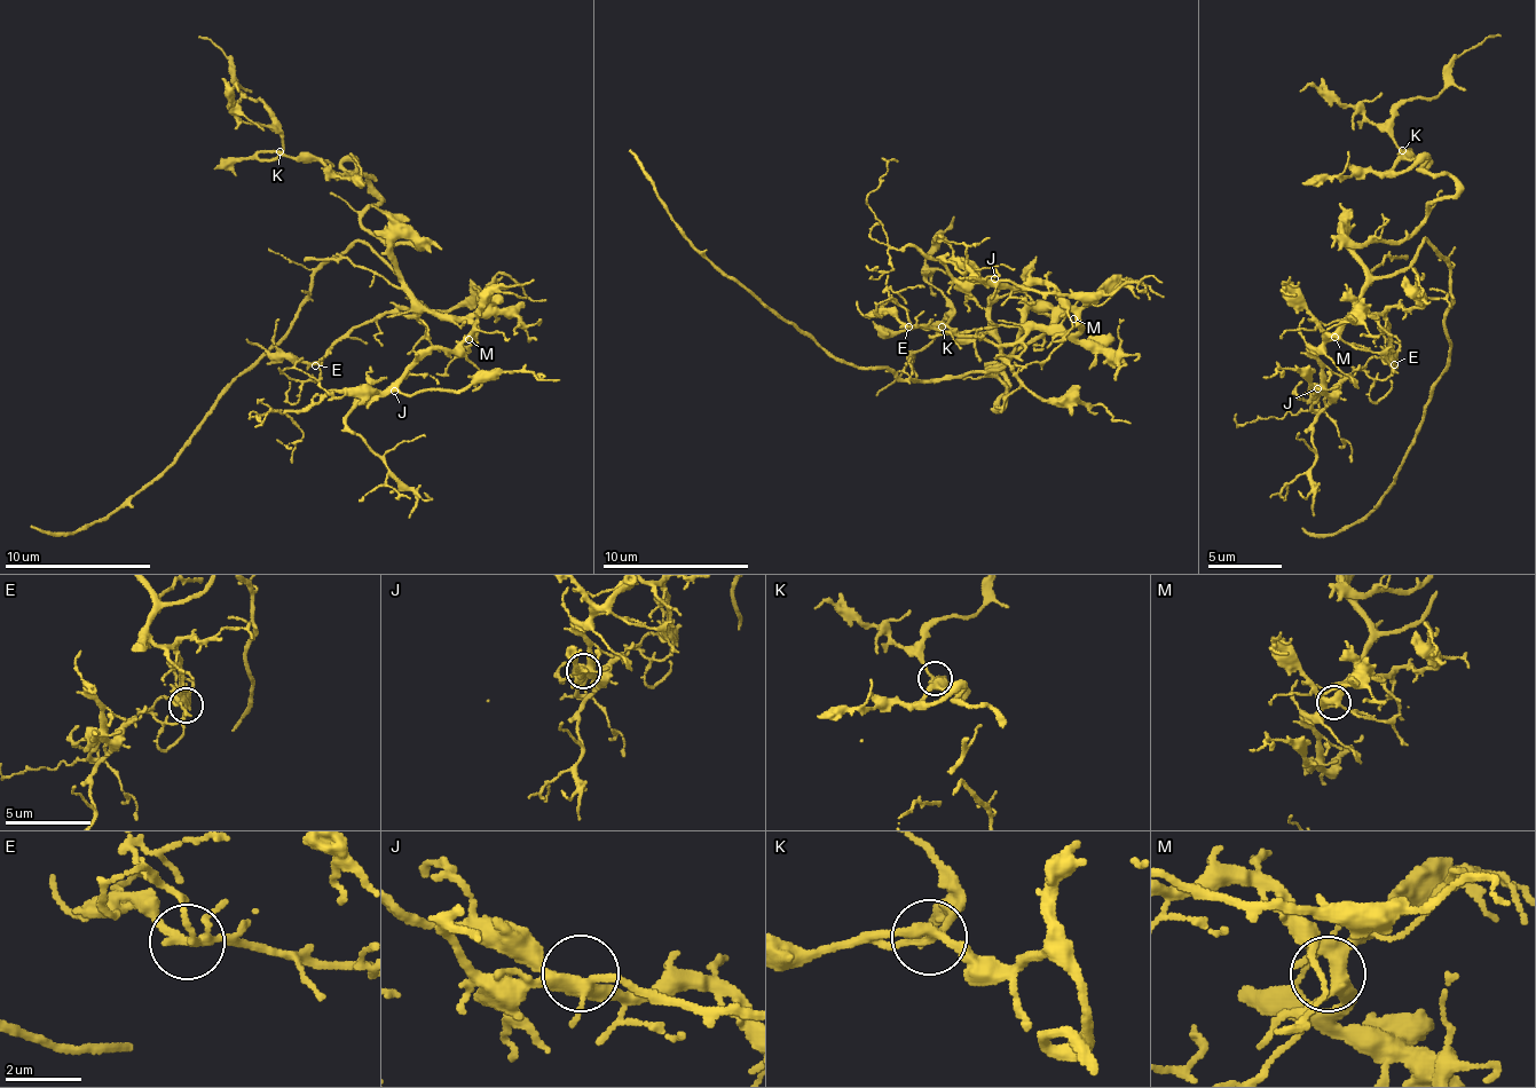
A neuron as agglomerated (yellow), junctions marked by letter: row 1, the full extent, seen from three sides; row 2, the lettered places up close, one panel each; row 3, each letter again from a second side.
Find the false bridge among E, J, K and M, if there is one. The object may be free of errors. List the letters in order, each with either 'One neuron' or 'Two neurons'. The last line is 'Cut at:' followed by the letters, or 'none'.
E: One neuron
J: One neuron
K: One neuron
M: One neuron
Cut at: none

